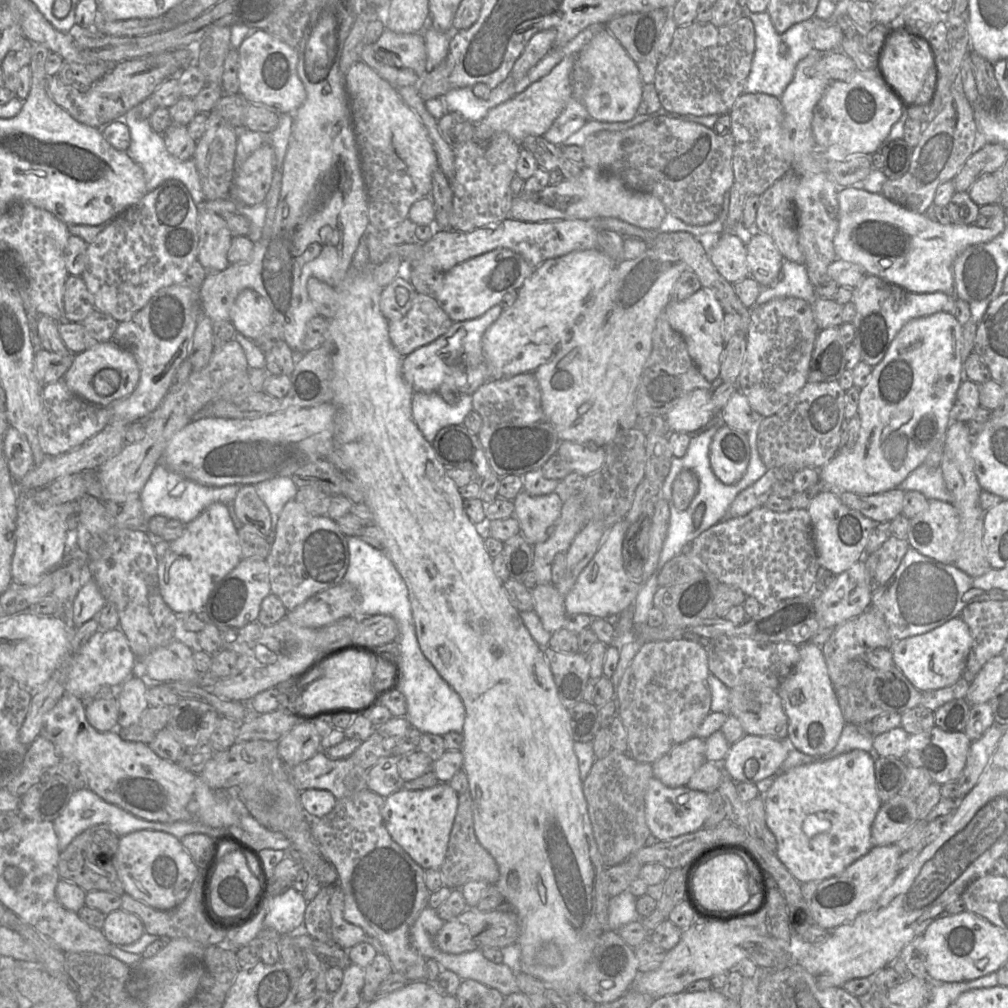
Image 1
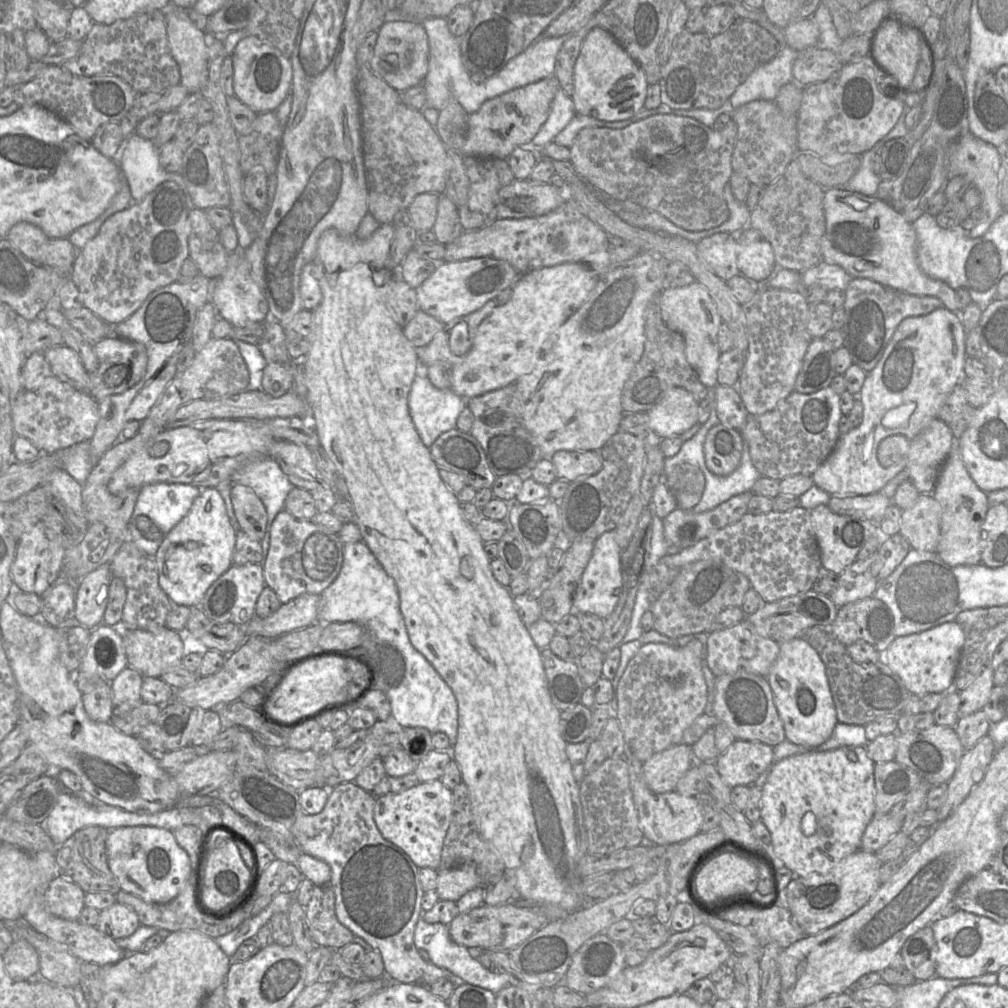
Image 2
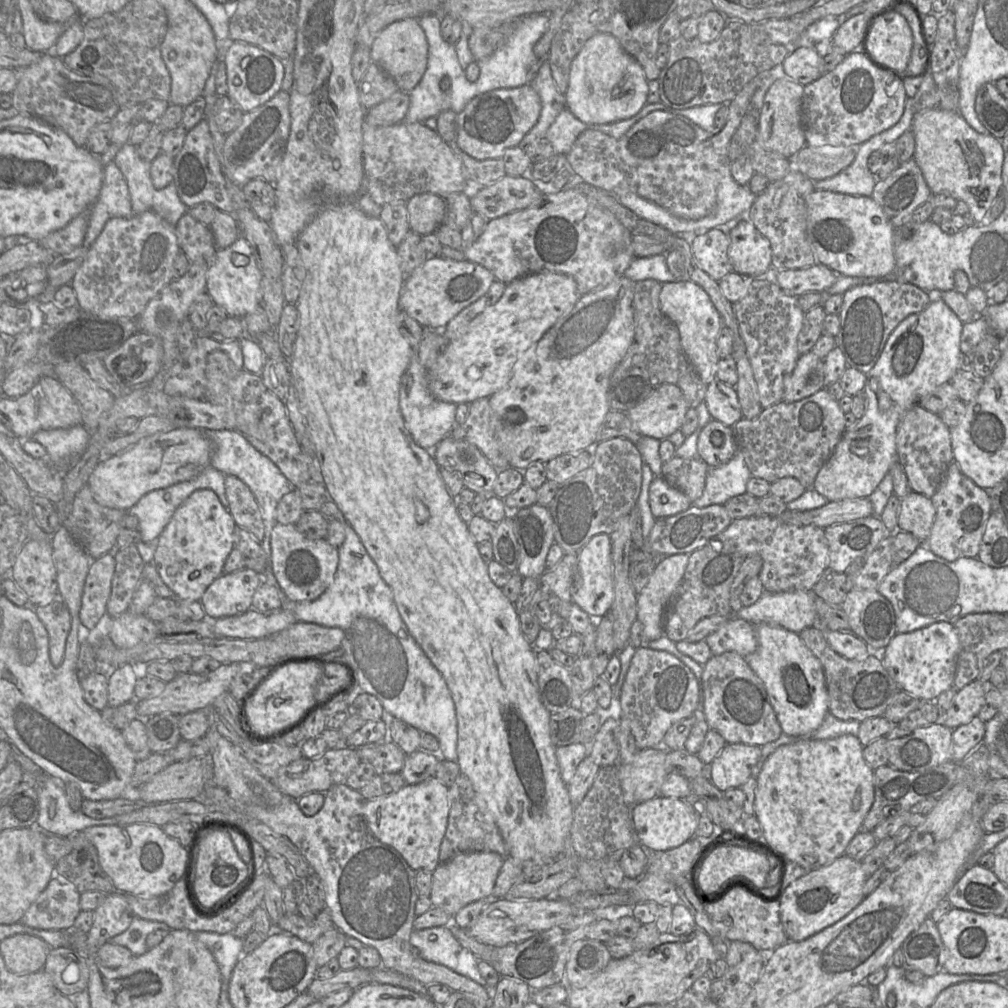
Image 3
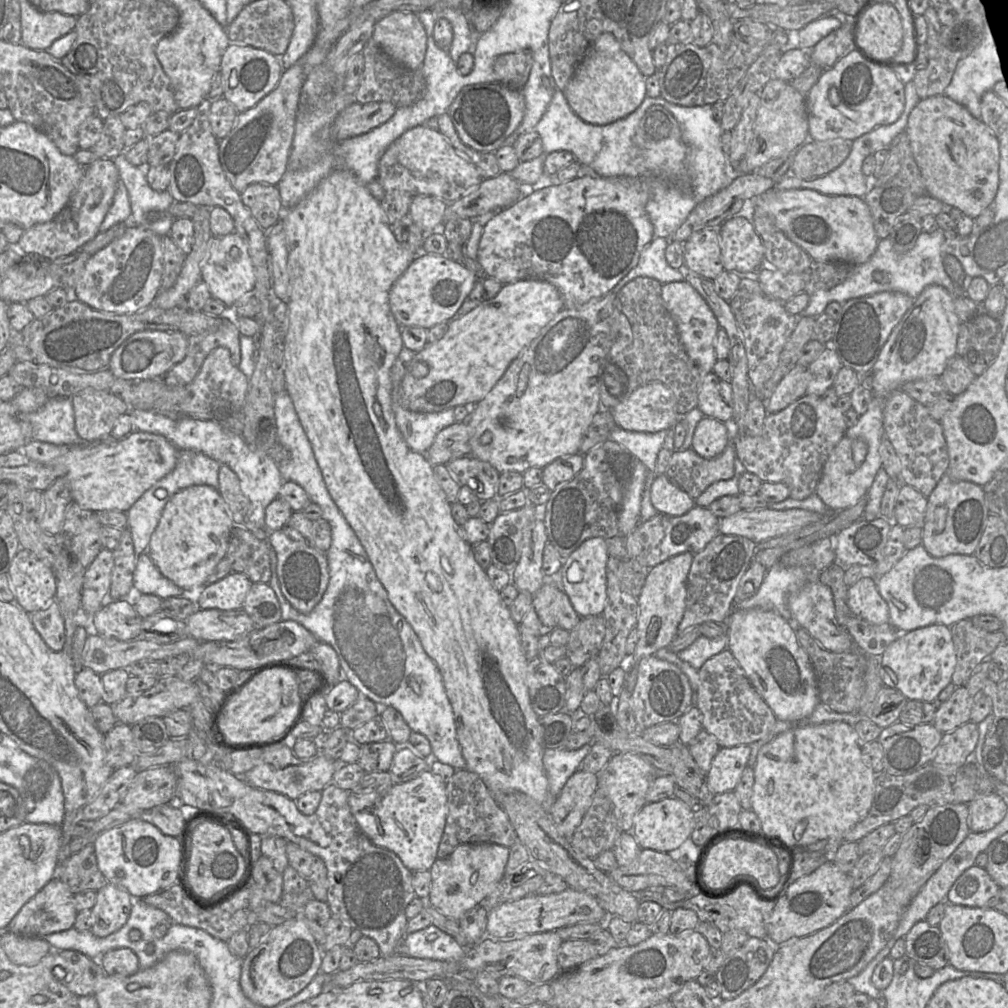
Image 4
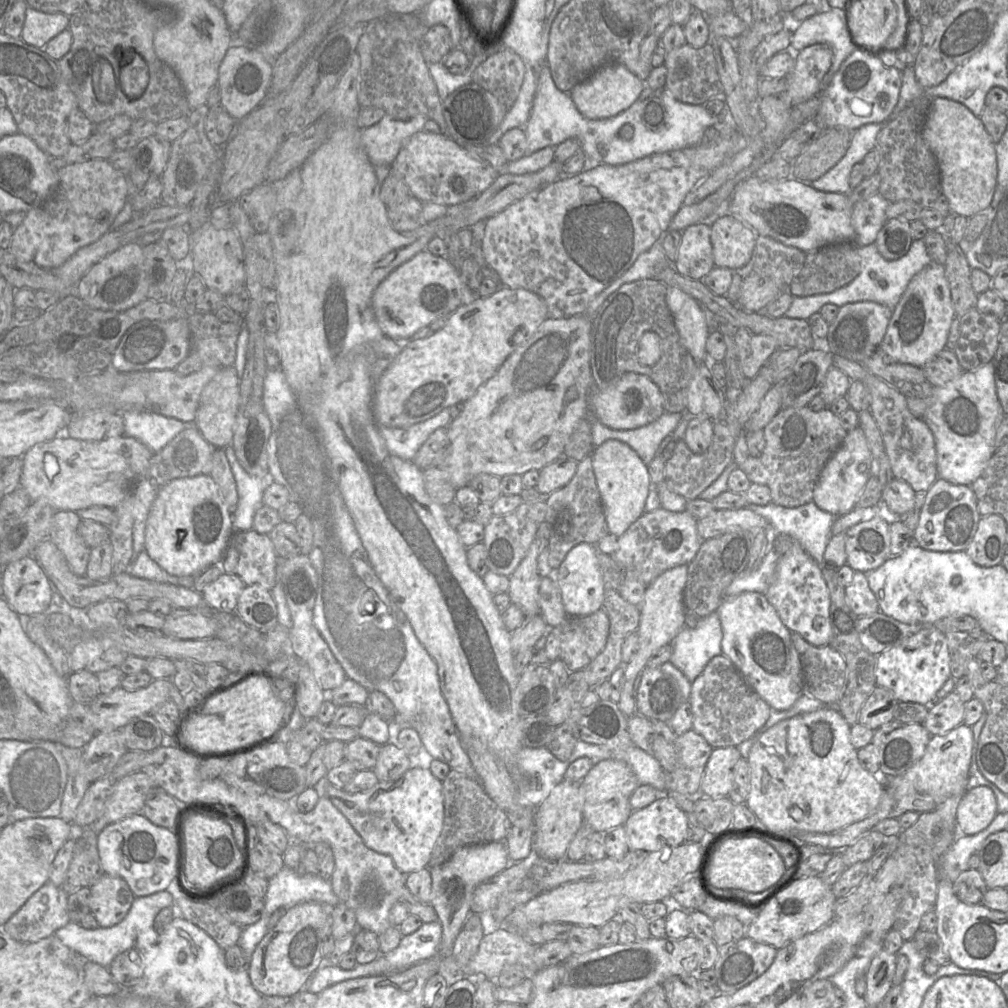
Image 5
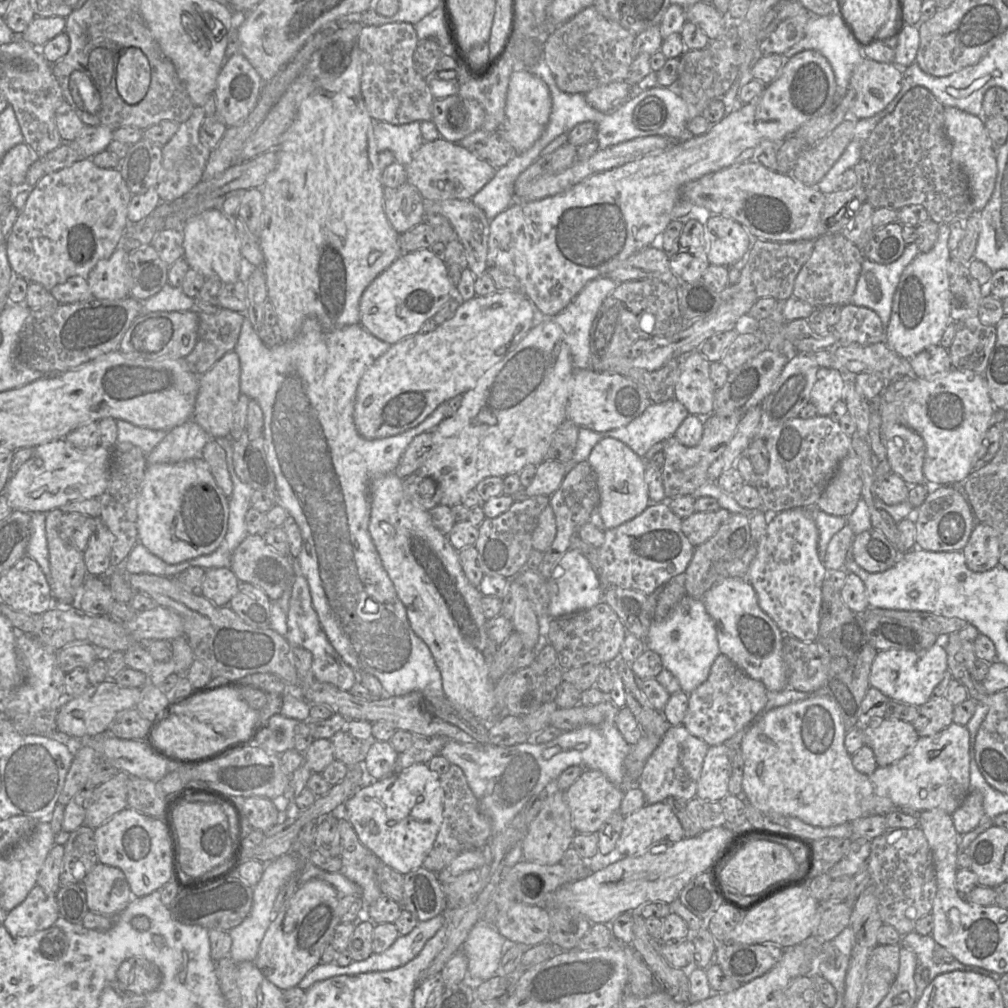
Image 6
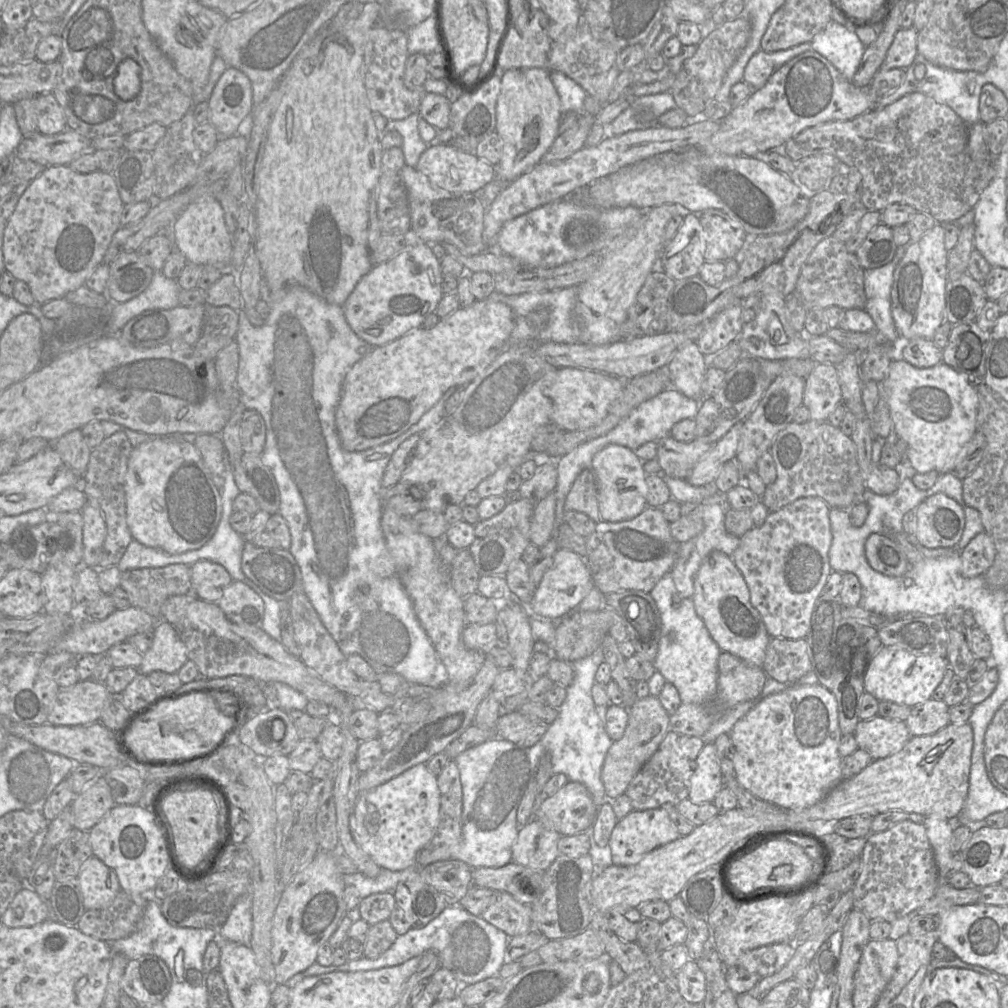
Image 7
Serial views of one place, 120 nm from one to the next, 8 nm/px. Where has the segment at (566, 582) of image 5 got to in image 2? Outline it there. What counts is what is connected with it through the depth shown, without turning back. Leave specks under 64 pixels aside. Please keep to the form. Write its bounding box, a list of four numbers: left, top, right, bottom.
[573,531,623,619]

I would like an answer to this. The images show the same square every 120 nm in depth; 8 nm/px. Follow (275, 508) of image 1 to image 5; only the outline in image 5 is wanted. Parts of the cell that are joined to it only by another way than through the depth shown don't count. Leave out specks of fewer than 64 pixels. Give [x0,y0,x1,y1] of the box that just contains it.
[122,409,274,532]

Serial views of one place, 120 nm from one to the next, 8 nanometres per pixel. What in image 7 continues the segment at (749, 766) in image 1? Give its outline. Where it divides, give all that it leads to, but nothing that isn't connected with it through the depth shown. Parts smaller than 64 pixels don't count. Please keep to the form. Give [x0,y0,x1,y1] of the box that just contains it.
[688,742,724,804]

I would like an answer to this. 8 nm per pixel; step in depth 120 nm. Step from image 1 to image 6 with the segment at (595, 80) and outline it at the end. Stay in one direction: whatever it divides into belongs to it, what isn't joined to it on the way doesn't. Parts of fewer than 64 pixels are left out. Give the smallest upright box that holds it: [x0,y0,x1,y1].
[585,81,633,112]

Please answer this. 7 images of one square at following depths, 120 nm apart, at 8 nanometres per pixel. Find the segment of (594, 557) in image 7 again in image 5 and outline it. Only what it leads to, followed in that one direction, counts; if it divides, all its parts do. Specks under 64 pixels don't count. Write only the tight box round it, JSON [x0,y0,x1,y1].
[610,507,704,586]

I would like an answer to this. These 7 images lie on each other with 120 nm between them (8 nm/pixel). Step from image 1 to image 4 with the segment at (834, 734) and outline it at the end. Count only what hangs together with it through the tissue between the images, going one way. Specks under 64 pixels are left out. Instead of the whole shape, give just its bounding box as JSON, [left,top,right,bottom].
[728,608,820,721]

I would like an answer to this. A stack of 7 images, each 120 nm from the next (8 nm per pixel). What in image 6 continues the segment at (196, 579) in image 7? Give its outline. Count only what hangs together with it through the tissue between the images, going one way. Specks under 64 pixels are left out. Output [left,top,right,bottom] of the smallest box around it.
[202,568,240,606]

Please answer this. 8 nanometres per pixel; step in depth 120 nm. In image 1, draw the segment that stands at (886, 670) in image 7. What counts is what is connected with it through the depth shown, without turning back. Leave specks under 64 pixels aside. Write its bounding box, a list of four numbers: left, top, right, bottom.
[888,616,971,692]

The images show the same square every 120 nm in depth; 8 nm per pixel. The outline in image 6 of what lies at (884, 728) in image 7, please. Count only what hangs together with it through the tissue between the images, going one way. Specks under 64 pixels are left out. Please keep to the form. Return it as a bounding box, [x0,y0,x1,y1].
[863,719,919,767]

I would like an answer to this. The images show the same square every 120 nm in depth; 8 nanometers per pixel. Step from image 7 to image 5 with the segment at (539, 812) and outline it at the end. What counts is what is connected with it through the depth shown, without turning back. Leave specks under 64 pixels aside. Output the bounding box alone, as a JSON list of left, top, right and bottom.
[579,759,640,833]

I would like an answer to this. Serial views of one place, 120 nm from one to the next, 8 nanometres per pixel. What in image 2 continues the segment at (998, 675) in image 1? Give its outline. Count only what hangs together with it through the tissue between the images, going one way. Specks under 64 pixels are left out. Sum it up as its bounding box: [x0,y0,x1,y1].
[959,667,995,719]

